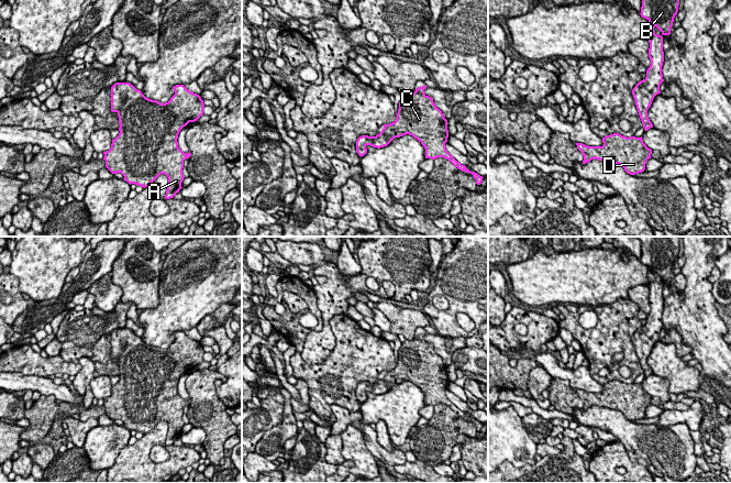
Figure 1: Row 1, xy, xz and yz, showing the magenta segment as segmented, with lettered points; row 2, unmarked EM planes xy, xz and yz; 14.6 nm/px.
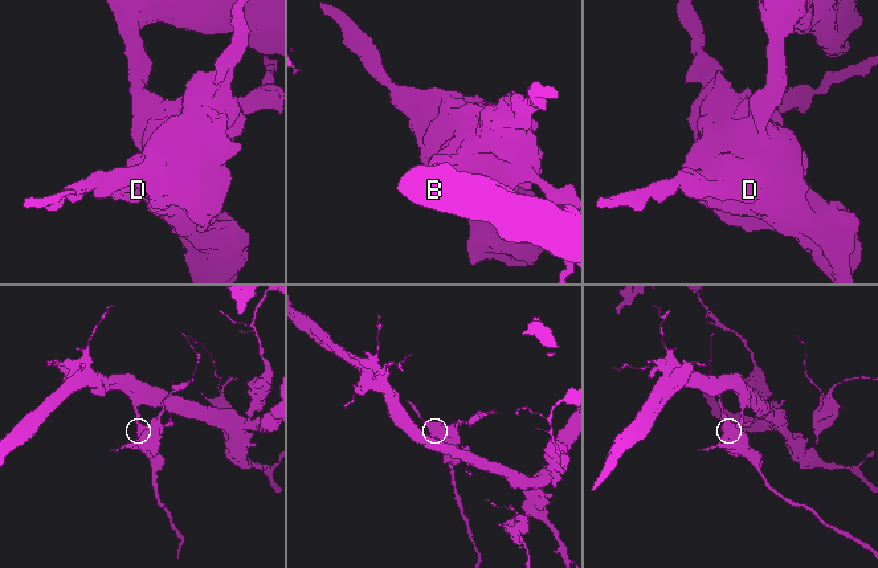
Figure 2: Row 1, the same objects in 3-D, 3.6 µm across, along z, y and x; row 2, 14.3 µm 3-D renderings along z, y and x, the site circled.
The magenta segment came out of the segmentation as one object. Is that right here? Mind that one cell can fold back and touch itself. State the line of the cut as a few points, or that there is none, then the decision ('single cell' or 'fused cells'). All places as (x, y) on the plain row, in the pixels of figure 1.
no cut; single cell

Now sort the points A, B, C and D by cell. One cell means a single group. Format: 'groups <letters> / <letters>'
groups A B C D

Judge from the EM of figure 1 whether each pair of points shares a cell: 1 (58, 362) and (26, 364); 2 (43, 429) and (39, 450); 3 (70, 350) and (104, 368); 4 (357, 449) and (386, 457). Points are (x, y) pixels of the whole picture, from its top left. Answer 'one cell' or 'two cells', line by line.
1: one cell
2: two cells
3: one cell
4: two cells

